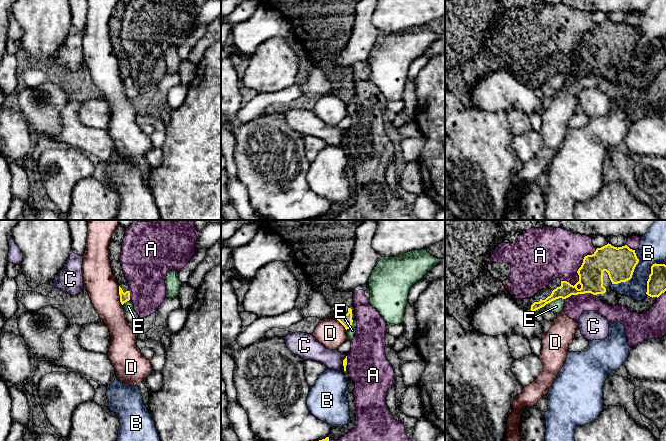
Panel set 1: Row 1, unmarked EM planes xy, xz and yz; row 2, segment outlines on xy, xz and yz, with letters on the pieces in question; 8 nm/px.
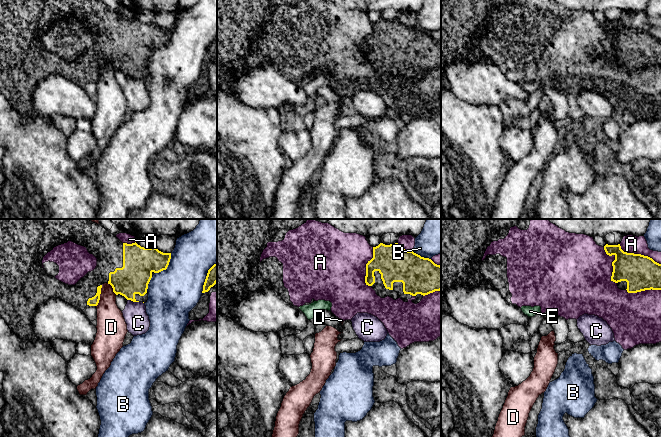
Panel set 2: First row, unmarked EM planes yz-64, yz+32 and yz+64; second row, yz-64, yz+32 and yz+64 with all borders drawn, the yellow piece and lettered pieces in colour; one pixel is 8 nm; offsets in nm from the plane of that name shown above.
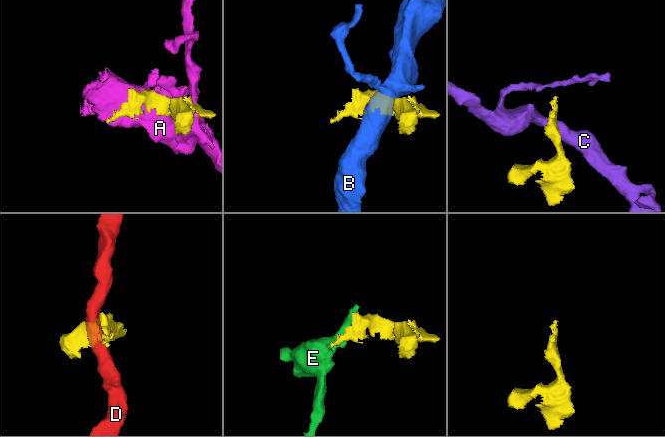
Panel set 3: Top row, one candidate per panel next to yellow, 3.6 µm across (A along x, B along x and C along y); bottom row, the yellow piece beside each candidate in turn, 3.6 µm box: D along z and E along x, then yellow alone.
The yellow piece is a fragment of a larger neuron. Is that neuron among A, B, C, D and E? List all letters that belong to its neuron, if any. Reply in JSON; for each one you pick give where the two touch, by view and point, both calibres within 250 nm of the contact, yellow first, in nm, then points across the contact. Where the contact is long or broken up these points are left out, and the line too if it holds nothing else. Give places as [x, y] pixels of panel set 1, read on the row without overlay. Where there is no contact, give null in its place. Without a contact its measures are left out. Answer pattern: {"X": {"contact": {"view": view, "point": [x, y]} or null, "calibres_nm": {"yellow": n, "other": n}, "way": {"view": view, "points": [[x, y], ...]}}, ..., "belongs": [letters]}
{"belongs": []}

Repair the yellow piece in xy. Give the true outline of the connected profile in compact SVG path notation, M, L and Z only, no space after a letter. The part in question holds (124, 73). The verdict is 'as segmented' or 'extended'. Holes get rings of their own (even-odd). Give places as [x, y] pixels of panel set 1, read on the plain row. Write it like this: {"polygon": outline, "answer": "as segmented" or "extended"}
{"polygon": "M118 2L115 5L109 20L110 40L112 43L114 54L116 55L119 61L120 78L122 81L130 76L130 67L129 67L128 57L125 53L121 38L120 38L120 32L122 28L122 17L125 12L125 7L126 7L125 4Z", "answer": "extended"}

